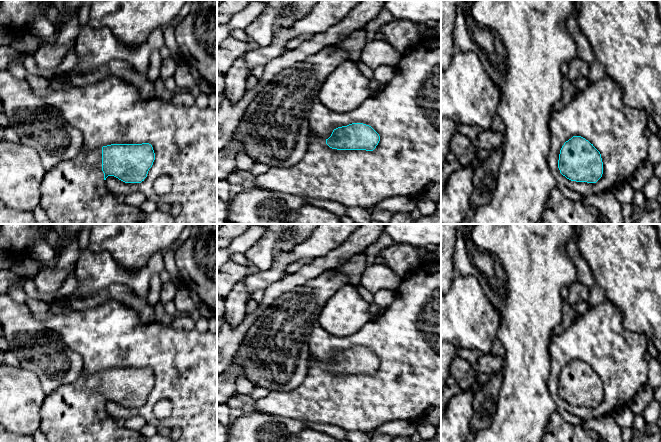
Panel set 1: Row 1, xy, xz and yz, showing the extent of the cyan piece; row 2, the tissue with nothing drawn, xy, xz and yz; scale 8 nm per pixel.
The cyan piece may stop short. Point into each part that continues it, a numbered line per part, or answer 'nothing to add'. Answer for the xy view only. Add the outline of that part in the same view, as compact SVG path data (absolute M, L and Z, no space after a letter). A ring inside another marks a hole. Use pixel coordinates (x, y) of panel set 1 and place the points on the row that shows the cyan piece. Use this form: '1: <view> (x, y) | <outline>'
1: xy (73, 192) | M102 148L92 152L81 151L74 158L62 161L56 167L47 170L41 183L40 205L46 211L51 224L143 224L147 216L140 207L120 203L116 195L105 187Z

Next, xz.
1: xz (312, 136) | M310 130L310 135L309 135L307 141L308 141L308 143L310 143L312 140L317 140L318 142L320 142L322 144L326 143L326 140L324 138L318 137L314 132L312 132Z

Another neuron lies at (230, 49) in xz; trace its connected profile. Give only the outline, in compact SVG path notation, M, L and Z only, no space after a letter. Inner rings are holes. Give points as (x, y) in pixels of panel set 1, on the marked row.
M229 36L217 49L217 74L225 76L234 61L248 51L249 45Z

